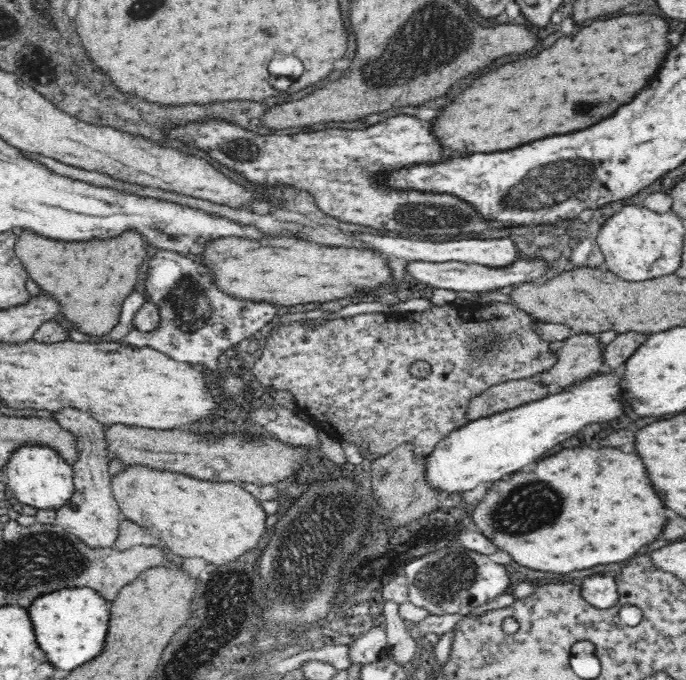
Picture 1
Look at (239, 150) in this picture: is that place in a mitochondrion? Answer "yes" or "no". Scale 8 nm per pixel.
yes

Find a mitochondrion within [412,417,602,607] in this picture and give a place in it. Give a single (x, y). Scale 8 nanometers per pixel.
(526, 507)

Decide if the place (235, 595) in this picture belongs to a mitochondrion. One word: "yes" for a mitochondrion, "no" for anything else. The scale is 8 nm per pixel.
yes

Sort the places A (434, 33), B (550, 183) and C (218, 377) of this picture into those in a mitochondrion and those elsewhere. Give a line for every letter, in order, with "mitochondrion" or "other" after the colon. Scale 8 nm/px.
A: mitochondrion
B: mitochondrion
C: other

